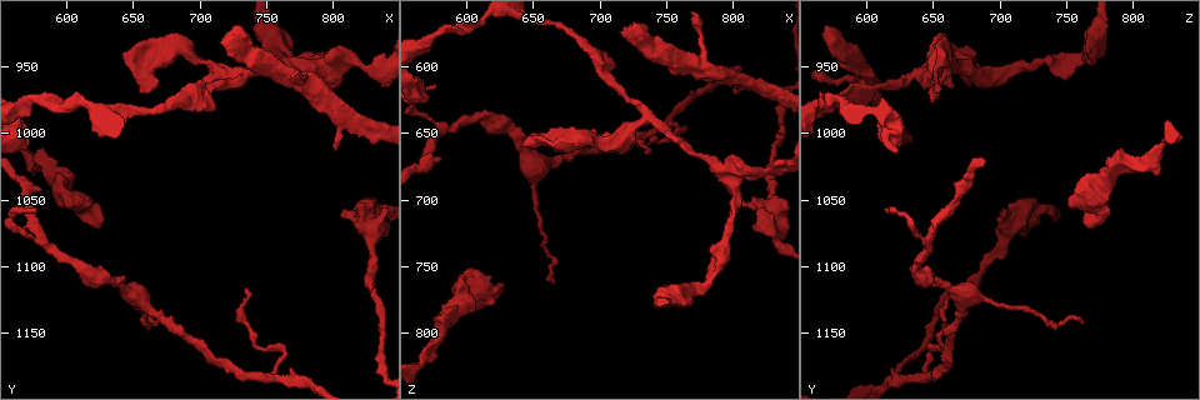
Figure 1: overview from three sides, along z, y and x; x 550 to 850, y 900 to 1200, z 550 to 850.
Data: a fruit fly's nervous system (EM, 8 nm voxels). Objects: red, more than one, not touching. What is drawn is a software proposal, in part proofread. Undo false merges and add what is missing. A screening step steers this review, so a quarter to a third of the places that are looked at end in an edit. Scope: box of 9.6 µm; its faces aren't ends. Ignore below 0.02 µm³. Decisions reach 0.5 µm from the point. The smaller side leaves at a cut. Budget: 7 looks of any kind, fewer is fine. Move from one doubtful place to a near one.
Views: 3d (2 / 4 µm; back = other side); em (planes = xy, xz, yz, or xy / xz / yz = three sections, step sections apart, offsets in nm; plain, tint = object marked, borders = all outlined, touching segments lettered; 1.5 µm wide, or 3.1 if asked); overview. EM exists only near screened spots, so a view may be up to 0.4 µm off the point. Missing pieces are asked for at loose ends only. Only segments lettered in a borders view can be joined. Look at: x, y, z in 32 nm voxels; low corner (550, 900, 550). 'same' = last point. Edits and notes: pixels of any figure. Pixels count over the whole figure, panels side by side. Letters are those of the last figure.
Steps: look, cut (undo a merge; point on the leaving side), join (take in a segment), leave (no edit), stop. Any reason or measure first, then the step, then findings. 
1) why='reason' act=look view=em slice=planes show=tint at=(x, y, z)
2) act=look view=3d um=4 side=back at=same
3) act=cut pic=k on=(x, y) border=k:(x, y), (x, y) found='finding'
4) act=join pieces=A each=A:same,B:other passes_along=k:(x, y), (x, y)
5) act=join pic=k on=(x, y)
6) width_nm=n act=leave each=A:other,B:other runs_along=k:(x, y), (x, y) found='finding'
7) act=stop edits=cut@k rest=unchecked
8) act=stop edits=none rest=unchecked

act=look view=em slice=planes show=borders at=(632, 1110, 646)

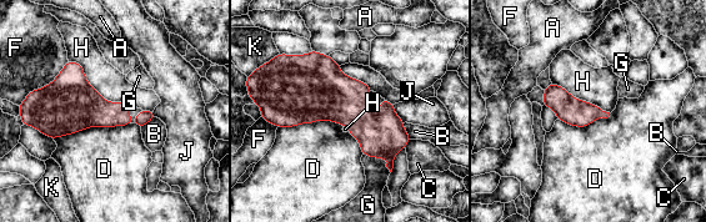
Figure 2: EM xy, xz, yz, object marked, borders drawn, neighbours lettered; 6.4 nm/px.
act=leave each=A:other,B:other,C:other,D:other,F:other,G:other,H:other,J:other,K:other border=2:(68, 59), (103, 97), (130, 106) found='continuous, no second neuron'

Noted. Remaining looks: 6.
why='a narrow waist' act=look view=em slice=yz step=4 show=tint at=(830, 1118, 668)

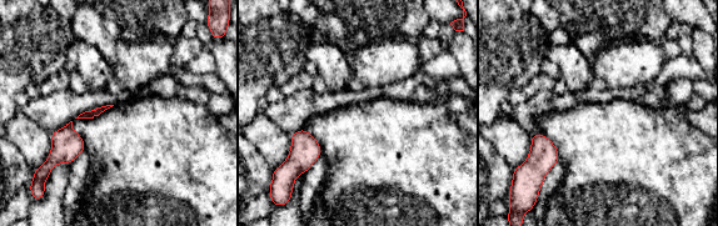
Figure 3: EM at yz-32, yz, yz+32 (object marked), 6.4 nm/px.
act=look view=em slice=planes show=tint at=same

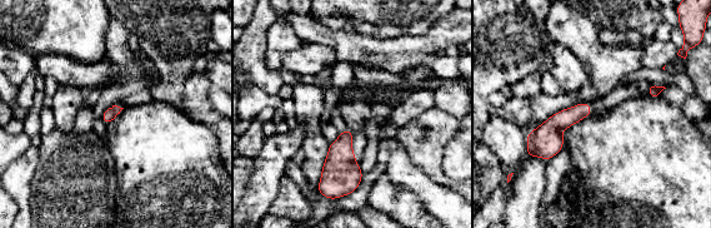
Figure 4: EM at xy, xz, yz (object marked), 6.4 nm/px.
why='what lies round it' act=look view=em slice=planes show=borders at=same

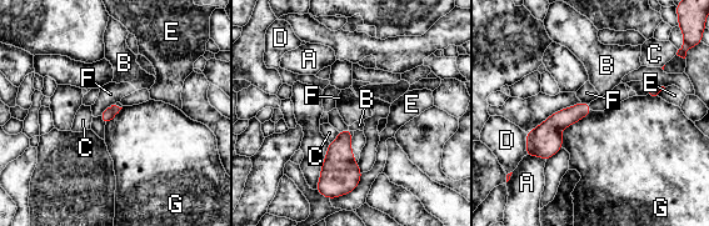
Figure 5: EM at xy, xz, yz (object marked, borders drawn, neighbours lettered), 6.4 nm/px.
width_nm=80 act=leave each=A:other,B:other,C:other,D:other,E:other,F:other,G:other found='all the same neuron'

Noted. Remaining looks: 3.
why='thick turns thin' act=look view=em slice=xz step=8 show=tint at=(792, 956, 678)

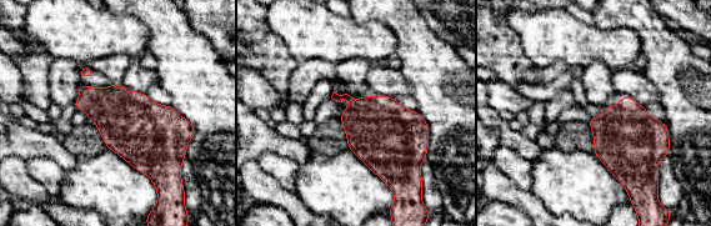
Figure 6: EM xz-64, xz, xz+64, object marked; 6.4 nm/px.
why='what lies round it' act=look view=em slice=xz step=8 show=borders at=same

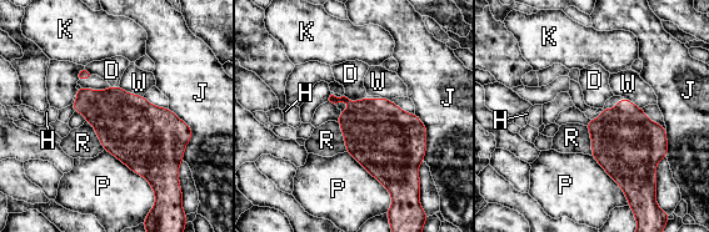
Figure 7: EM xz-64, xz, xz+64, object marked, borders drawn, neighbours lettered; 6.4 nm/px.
width_nm=100 act=leave each=D:other,H:other,J:other,K:other,P:other,R:other,W:other border=7:(344, 95), (351, 100), (365, 97) found='all the same neuron'

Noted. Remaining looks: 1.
act=stop edits=none rest=unchecked

